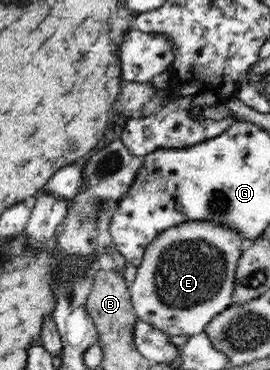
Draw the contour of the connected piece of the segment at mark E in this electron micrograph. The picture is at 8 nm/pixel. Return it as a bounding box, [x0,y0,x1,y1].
[129,219,243,337]

